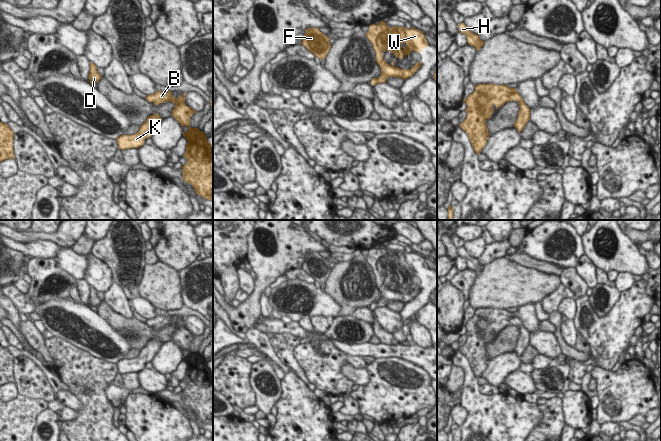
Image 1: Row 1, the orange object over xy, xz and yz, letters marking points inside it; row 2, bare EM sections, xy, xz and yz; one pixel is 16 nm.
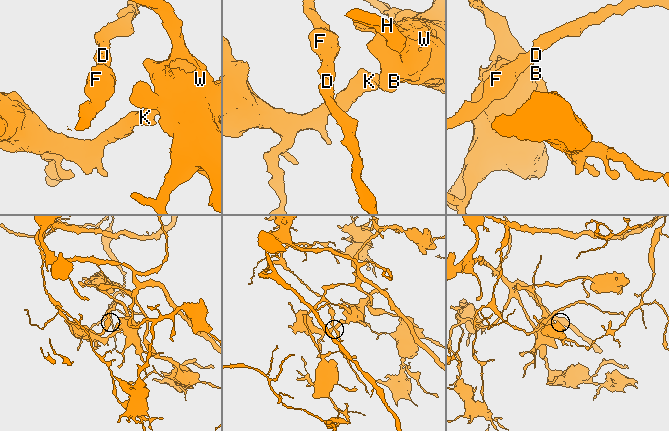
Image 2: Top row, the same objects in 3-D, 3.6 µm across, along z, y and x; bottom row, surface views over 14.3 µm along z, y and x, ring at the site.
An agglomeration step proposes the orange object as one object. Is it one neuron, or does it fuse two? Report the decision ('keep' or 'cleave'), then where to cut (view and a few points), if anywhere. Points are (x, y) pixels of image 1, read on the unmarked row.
keep; cut none

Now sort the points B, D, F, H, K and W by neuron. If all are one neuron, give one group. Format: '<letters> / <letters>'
B D F H K W

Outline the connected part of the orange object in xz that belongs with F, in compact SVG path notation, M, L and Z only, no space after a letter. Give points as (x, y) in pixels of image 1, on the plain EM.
M308 252L305 254L301 268L312 276L315 281L322 284L325 283L331 272L329 264L330 262L323 258L319 252Z

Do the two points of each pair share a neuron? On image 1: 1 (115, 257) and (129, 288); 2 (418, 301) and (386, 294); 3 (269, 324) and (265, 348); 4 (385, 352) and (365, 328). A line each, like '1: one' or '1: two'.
1: one
2: two
3: two
4: two

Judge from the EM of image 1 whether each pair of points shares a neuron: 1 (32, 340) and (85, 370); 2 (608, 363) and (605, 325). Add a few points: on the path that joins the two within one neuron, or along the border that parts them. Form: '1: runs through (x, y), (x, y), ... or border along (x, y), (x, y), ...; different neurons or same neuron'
1: border along (44, 338), (44, 344), (53, 360), (51, 367); different neurons
2: runs through (606, 354), (605, 334); same neuron

